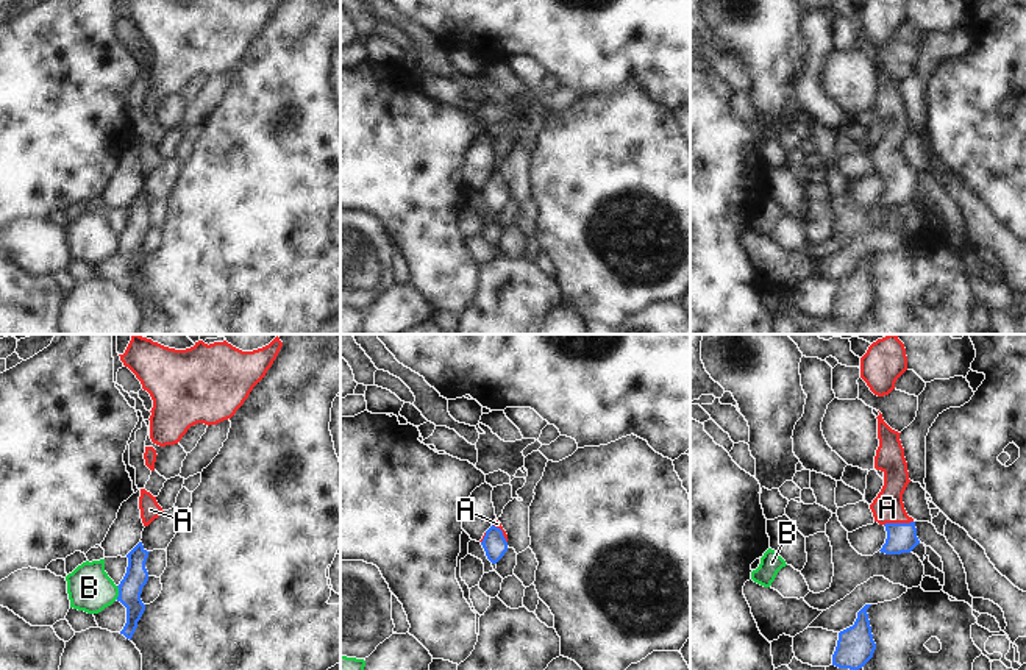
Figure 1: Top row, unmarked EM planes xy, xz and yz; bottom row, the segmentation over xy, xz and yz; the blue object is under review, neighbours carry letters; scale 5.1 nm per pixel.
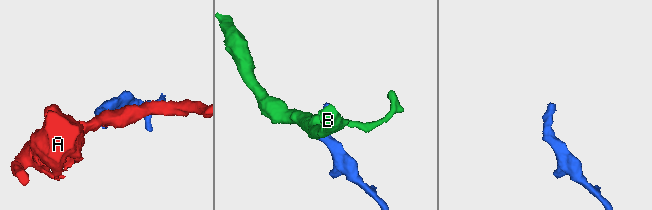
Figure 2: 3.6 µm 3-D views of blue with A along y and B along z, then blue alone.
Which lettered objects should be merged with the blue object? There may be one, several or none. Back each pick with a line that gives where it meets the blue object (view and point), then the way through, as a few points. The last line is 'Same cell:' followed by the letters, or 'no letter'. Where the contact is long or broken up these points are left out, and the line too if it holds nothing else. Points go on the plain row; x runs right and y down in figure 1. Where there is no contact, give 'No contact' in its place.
A: Touches blue at yz (898, 174). Path across: yz (901, 188), (898, 174), (887, 158)
Same cell: A.

